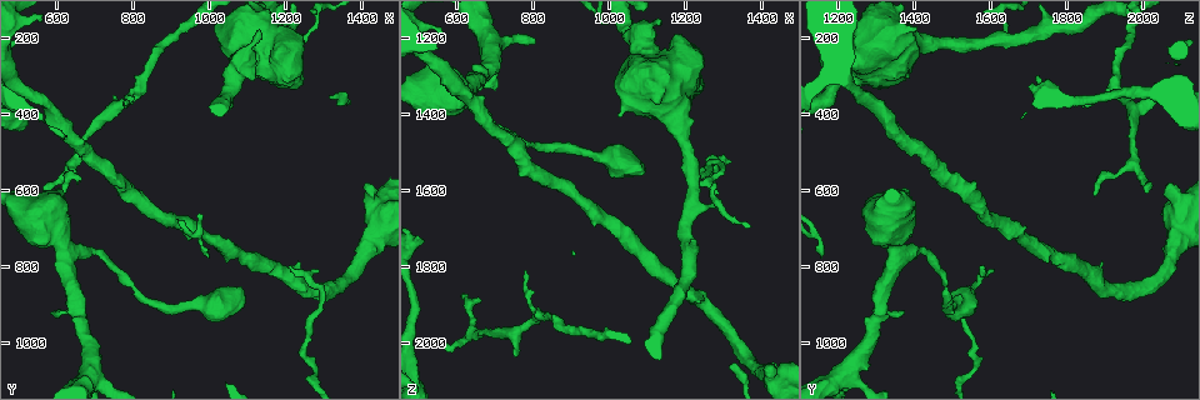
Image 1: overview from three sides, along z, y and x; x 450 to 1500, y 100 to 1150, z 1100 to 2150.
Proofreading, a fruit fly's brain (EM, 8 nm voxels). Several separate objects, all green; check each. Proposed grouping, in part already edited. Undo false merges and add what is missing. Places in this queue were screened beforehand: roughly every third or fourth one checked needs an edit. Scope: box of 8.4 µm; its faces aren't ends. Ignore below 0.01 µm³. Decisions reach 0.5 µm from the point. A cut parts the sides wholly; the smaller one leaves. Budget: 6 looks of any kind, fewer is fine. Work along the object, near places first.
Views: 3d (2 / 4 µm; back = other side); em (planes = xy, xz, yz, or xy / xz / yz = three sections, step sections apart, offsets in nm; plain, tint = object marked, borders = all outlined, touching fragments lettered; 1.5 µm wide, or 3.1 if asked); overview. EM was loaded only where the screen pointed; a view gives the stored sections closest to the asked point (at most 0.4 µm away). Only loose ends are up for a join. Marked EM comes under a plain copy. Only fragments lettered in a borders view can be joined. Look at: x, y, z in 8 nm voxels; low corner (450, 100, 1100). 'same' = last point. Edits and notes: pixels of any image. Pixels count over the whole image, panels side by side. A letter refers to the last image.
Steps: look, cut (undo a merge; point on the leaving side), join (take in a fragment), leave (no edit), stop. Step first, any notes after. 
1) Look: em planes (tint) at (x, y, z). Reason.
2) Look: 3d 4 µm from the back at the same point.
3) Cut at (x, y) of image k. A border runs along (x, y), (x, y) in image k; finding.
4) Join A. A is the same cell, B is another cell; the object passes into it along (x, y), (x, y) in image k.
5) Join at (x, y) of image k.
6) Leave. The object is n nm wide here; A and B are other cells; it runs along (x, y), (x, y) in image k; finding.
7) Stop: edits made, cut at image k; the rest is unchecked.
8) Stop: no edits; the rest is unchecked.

Look: 3d 2 µm from the back at (1215, 800, 1585). Long arm stops here.

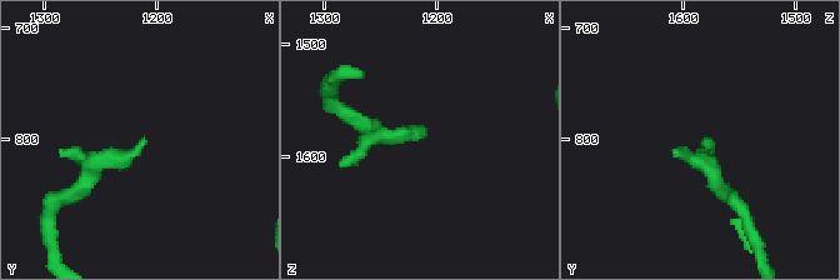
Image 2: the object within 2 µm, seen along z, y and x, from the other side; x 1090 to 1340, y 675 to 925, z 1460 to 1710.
Look: em xz step 8 (tint) at (1210, 798, 1584).

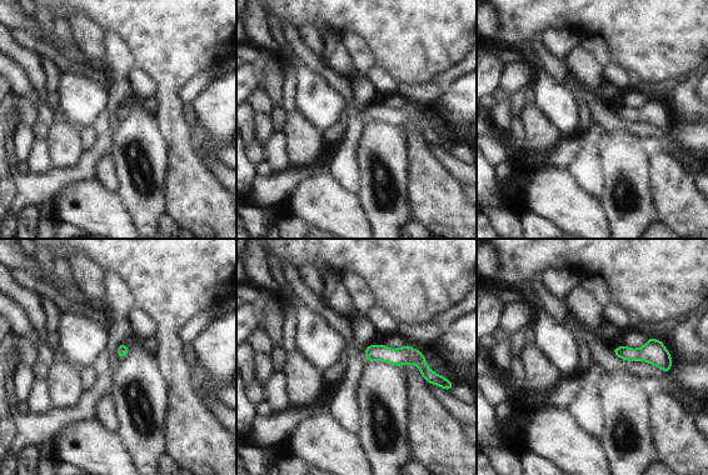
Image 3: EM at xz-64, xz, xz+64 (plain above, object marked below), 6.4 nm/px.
Look: em planes (borders) at the same point.

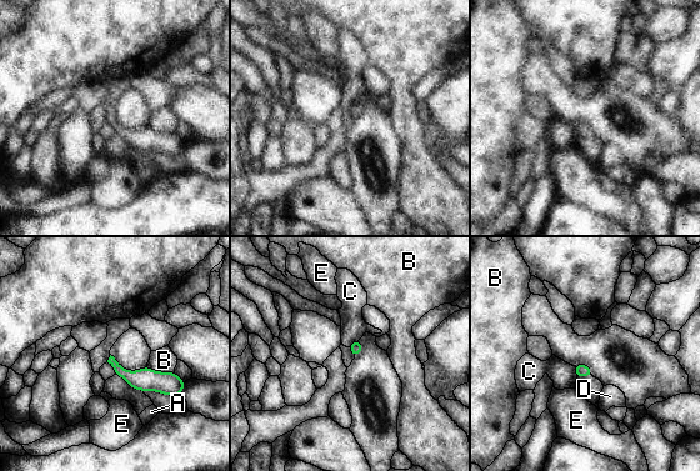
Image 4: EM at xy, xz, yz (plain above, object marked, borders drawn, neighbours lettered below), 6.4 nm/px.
Leave. The object is 70 nm wide here; A, B, C, D and E are other cells; it runs along (111, 360), (133, 379), (179, 385) in image 4; no lettered fragment goes on from it.

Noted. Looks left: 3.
Look: em xz step 4 (borders) at (690, 1090, 1215). Four or more arms meet.

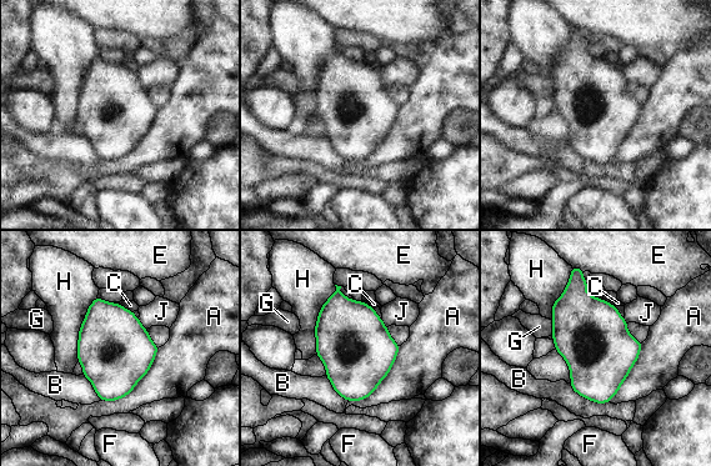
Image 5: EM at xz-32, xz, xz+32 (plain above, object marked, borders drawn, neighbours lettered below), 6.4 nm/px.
Look: em planes (borders) at the same point.

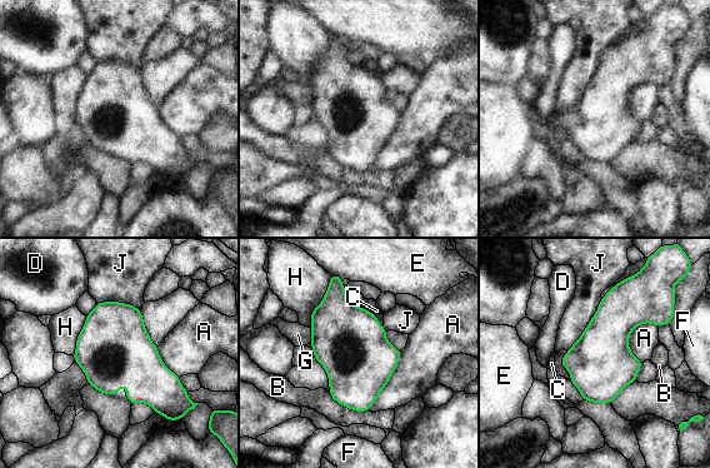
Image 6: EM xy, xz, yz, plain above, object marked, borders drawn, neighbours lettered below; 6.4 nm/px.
Leave. The object is 420 nm wide here; the longest contact is with J, 400 nm; A, B, C, D, E, F, G, H and J are other cells; one neuron here.

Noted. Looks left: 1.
Look: em xy step 8 (borders) at (570, 605, 2010). Thin end.

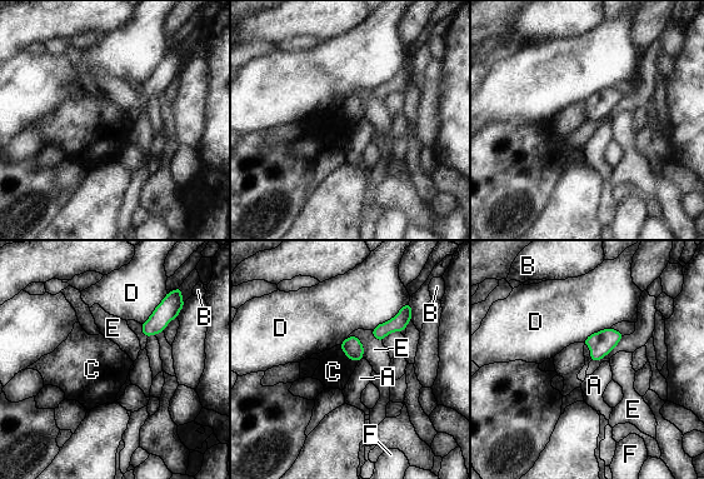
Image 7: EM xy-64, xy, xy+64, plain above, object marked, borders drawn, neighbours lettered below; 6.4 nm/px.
Leave. A, B, C, D, E and F are other cells; a border runs along (339, 345), (349, 359), (358, 362) in image 7; no lettered fragment goes on from it.

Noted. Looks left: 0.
Stop: no edits; the rest is unchecked.

